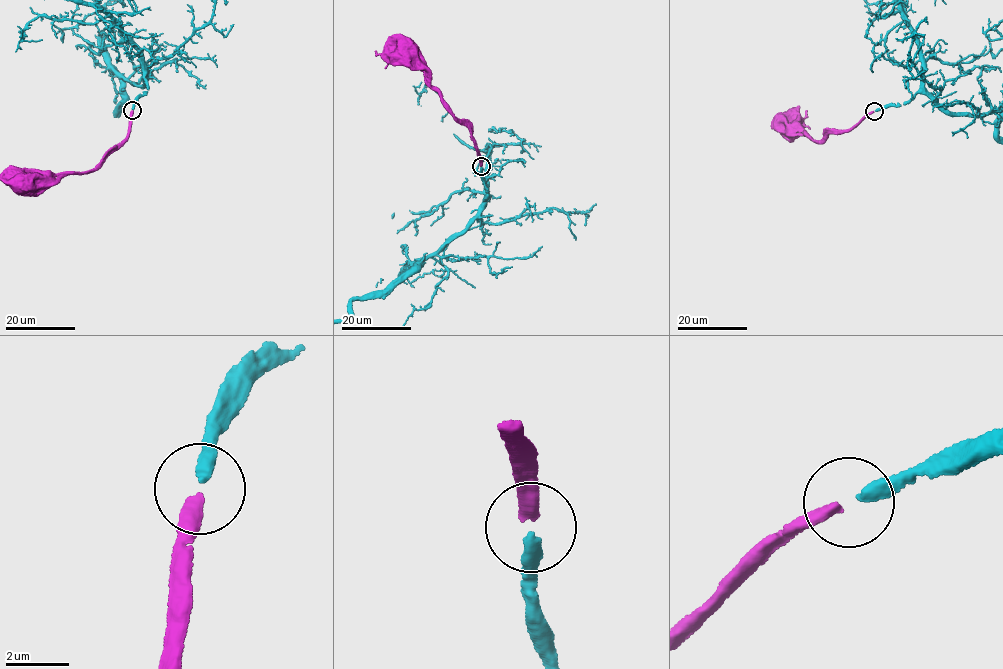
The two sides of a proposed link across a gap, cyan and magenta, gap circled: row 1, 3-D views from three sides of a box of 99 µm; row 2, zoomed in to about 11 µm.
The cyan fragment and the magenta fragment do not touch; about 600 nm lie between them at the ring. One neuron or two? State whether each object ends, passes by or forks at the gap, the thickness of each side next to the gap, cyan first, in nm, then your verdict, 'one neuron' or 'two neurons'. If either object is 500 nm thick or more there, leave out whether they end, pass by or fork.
cyan ends | magenta ends | 400/420 nm | one neuron

